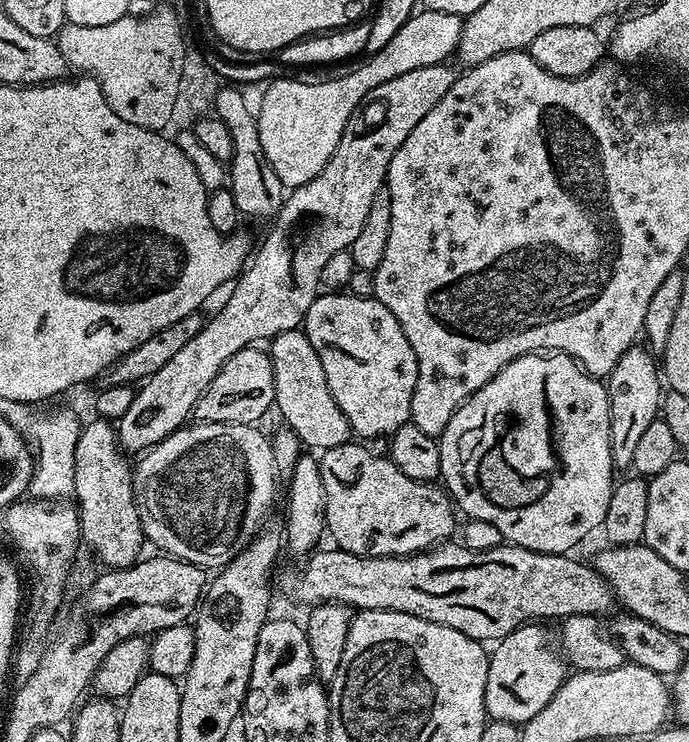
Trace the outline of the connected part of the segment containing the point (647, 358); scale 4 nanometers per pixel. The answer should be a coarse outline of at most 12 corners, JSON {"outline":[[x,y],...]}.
{"outline":[[633,346],[606,378],[613,469],[660,416],[662,372]]}

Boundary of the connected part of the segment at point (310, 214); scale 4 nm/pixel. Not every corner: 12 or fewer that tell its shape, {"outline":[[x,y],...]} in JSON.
{"outline":[[445,62],[364,95],[207,321],[135,389],[125,453],[184,427],[238,350],[303,325]]}

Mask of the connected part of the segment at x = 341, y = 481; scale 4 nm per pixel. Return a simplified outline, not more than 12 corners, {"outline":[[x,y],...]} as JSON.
{"outline":[[356,443],[318,456],[331,543],[412,556],[447,541],[447,491]]}

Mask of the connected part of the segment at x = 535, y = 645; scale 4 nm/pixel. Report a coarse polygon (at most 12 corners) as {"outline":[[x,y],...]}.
{"outline":[[540,622],[491,649],[488,720],[523,726],[562,686]]}

